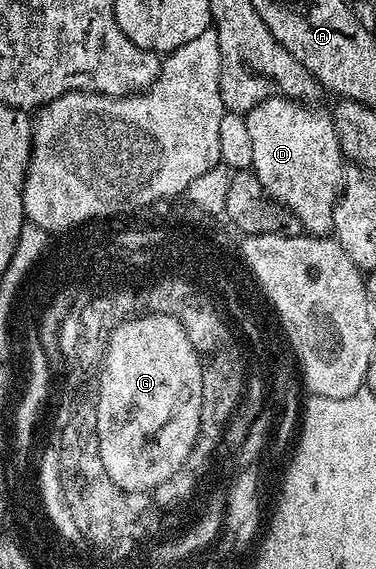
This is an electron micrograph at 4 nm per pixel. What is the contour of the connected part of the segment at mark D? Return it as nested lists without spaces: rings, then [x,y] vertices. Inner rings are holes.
[[[284,96],[267,98],[259,102],[245,116],[247,130],[251,137],[251,147],[255,149],[252,172],[259,182],[279,203],[285,204],[295,218],[299,218],[302,229],[310,236],[329,236],[333,230],[333,211],[341,196],[342,187],[347,179],[345,172],[346,157],[328,111],[320,112],[305,102],[287,100]]]

